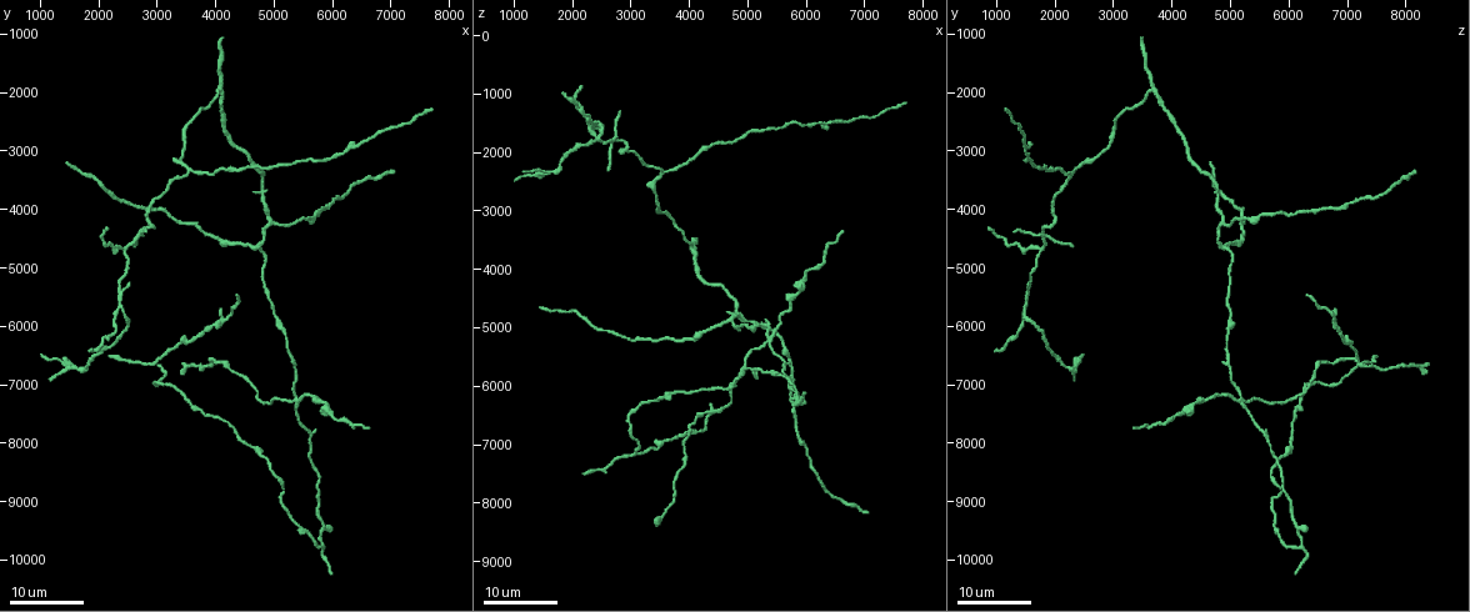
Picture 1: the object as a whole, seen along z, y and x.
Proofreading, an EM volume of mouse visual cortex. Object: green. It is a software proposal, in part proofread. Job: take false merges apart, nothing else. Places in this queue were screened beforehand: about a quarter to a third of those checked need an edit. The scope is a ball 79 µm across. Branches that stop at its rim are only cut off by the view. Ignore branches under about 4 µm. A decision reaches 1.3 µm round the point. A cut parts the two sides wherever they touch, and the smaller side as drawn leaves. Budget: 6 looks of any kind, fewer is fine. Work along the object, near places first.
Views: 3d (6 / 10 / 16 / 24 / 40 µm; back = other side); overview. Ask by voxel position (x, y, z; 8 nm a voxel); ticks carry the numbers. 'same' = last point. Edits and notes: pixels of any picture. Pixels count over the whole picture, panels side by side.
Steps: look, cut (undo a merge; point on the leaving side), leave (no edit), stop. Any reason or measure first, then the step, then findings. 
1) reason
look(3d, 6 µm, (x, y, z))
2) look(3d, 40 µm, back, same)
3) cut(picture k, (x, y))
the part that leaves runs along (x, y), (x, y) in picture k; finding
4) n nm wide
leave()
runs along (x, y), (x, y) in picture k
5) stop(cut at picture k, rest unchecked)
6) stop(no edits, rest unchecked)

three arms meet
look(3d, 24 µm, (2400, 5650, 1450))

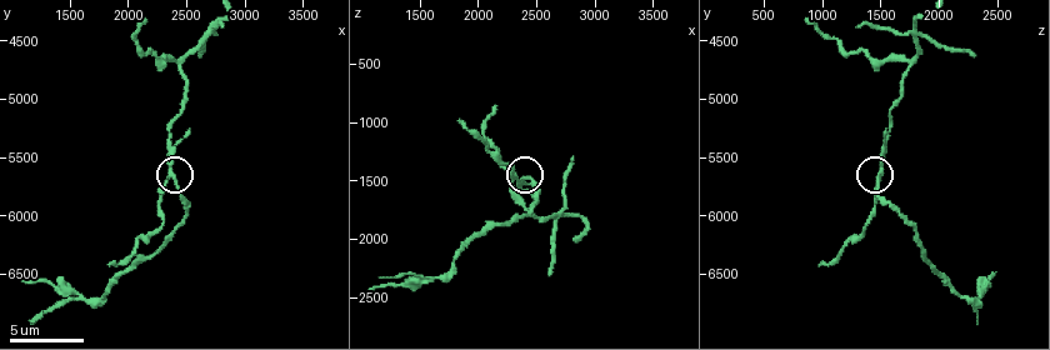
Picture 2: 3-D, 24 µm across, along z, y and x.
look(3d, 6 µm, (2400, 5680, 1480))

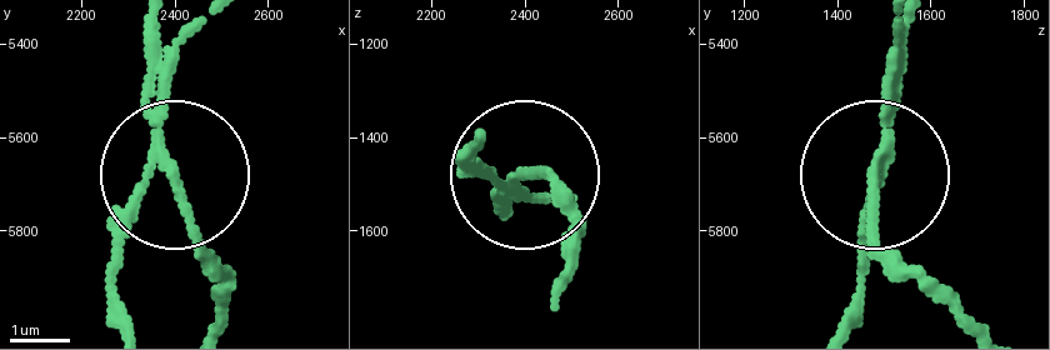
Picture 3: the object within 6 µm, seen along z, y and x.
cut(picture 3, (189, 26))
the part that leaves runs along (164, 116), (223, 321) in picture 3; two neurons meet here

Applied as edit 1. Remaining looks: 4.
see it whole again
look(overview)

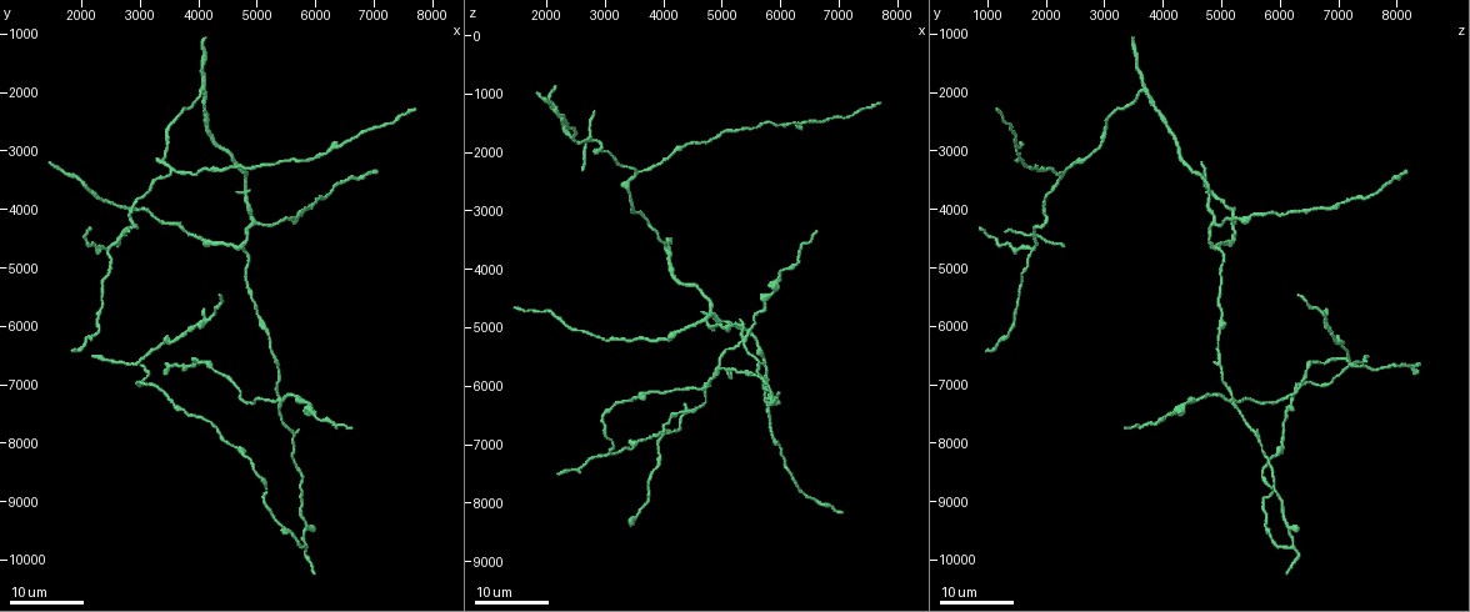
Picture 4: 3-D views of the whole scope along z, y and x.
four arms meet
look(3d, 24 µm, (2700, 4400, 1800))

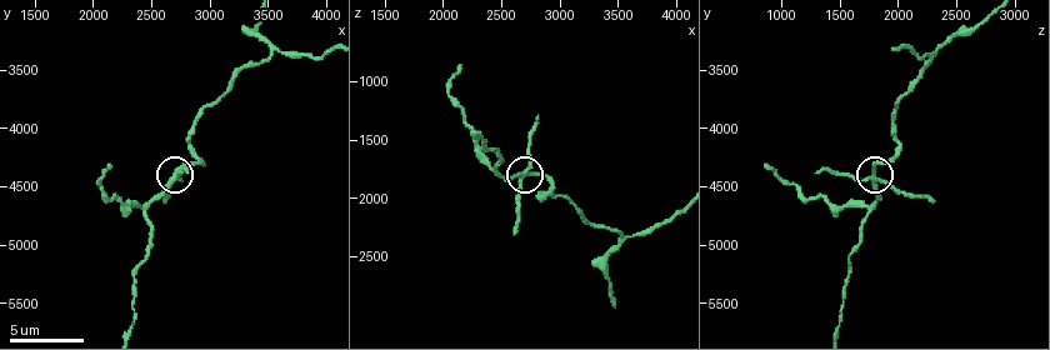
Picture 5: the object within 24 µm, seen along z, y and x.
look(3d, 6 µm, (2680, 4460, 1840))

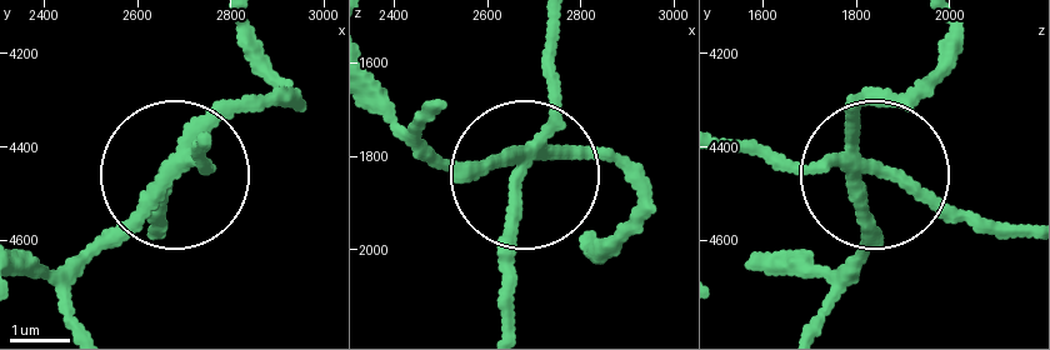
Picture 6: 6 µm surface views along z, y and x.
240 nm wide
cut(picture 6, (514, 231))
the part that leaves runs along (531, 150), (503, 325) in picture 6; two neurons meet here

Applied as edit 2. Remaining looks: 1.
small branch off a trunk
look(3d, 16 µm, (3560, 3320, 2340))

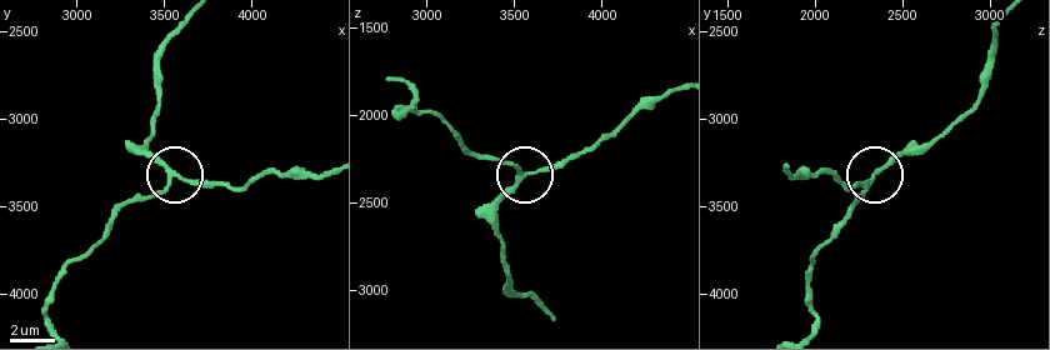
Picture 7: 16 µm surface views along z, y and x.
3 arms
leave()
runs along (1003, 21), (984, 94), (933, 139), (894, 155), (855, 209) in picture 7; all the same neuron

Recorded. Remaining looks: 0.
stop(cut at picture 3, cut at picture 6, rest unchecked)

